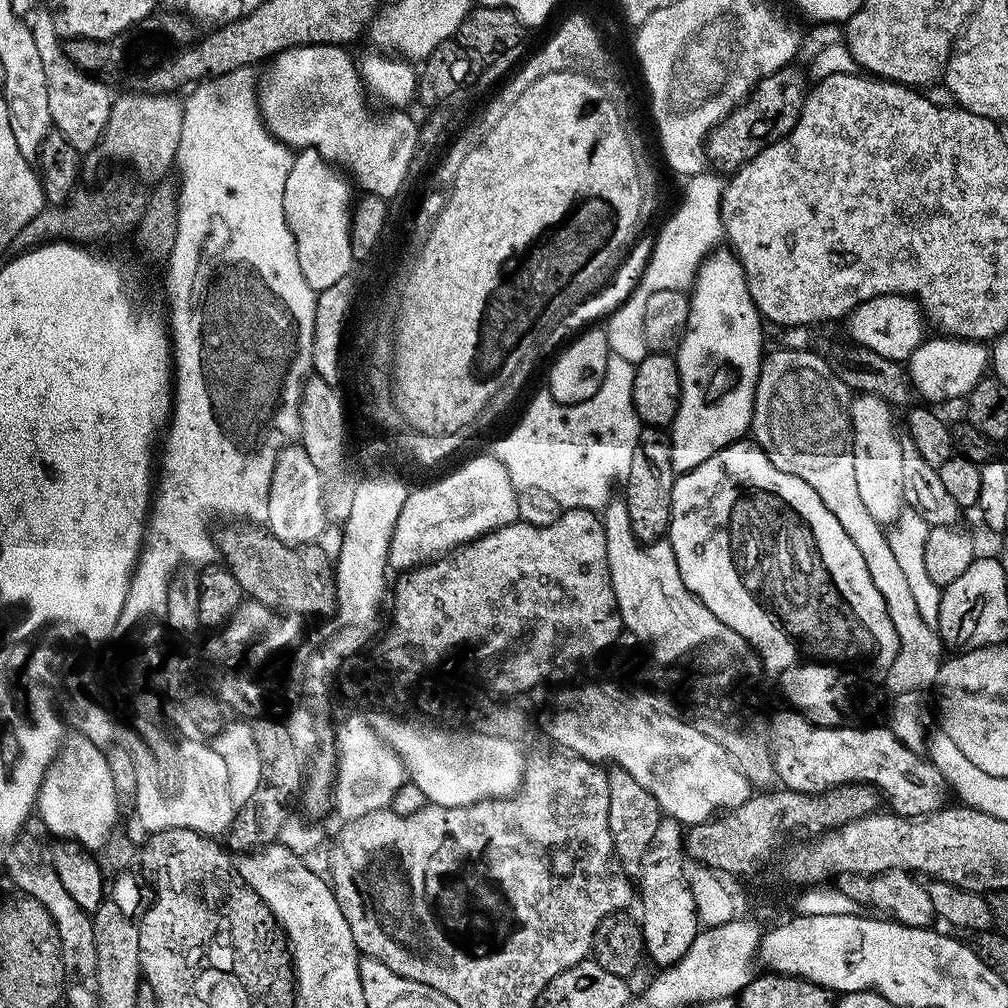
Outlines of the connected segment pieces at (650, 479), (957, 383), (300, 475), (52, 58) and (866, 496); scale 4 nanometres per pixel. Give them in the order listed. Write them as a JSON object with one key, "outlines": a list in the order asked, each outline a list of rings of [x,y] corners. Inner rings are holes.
{"outlines":[[[[651,426],[641,427],[638,442],[634,442],[634,455],[630,461],[630,474],[623,485],[623,503],[627,505],[630,522],[637,539],[643,542],[659,541],[667,533],[672,493],[672,442],[667,431]]],[[[955,338],[925,339],[917,346],[906,361],[906,375],[921,401],[932,406],[944,404],[947,400],[967,397],[968,391],[980,380],[985,379],[986,369],[990,364],[990,352],[983,343],[974,340]],[[929,400],[929,401],[926,401]]],[[[301,443],[288,444],[279,452],[269,494],[264,503],[267,520],[265,523],[272,536],[292,547],[319,541],[318,538],[326,528],[322,482],[323,475],[317,470]]],[[[46,8],[35,9],[27,23],[41,57],[53,127],[67,138],[77,152],[85,154],[95,147],[105,130],[113,101],[112,94],[109,94],[107,88],[98,82],[99,79],[77,68],[65,56],[61,37],[58,36],[52,16]]],[[[874,394],[854,397],[849,403],[849,420],[852,428],[852,453],[854,454],[854,480],[858,487],[859,500],[873,521],[881,526],[896,522],[904,509],[902,490],[901,439],[894,434],[892,408],[885,400]]]]}

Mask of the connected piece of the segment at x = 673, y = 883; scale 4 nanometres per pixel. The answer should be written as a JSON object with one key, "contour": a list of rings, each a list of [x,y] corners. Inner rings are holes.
{"contour":[[[671,818],[661,819],[658,830],[654,830],[652,845],[649,846],[643,860],[639,863],[640,884],[638,880],[638,898],[641,898],[644,948],[647,957],[658,963],[659,967],[669,967],[677,963],[688,952],[700,929],[700,923],[694,906],[694,893],[691,889],[693,873],[688,870],[690,859],[685,848],[685,825]]]}

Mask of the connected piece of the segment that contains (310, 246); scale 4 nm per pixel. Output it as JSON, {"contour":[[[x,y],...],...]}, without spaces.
{"contour":[[[306,148],[293,155],[290,174],[286,174],[282,206],[290,234],[294,238],[298,266],[302,266],[302,278],[306,278],[306,282],[317,292],[326,290],[326,286],[349,275],[353,271],[351,268],[354,268],[350,215],[354,196],[352,200],[351,187],[353,185],[349,177],[339,167],[324,160],[314,149]]]}

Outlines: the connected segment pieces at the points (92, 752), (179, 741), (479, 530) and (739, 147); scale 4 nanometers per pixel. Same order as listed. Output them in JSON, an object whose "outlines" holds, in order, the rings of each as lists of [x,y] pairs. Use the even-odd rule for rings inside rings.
{"outlines":[[[[83,734],[69,735],[46,770],[36,807],[39,819],[43,820],[53,837],[74,840],[89,850],[103,849],[113,839],[112,827],[122,815],[120,803],[114,794],[107,751]]],[[[132,700],[128,704],[128,716],[136,723],[126,740],[138,770],[135,815],[140,815],[144,824],[156,824],[152,826],[185,828],[204,836],[223,837],[238,816],[237,801],[230,794],[226,762],[222,762],[222,754],[200,735],[187,708],[176,704],[165,708],[152,700]],[[163,710],[172,724],[160,724],[164,720]]],[[[492,454],[466,461],[449,476],[425,488],[413,487],[393,530],[389,544],[389,567],[398,572],[407,571],[415,565],[427,563],[429,558],[439,557],[453,546],[466,544],[496,528],[517,523],[522,500],[516,495],[518,489],[511,484],[506,466]]],[[[787,66],[768,77],[762,77],[748,93],[747,99],[714,125],[703,145],[707,163],[717,173],[731,174],[738,171],[743,164],[766,150],[766,146],[778,142],[786,134],[790,134],[790,130],[794,130],[806,95],[804,72],[794,67]]]]}

